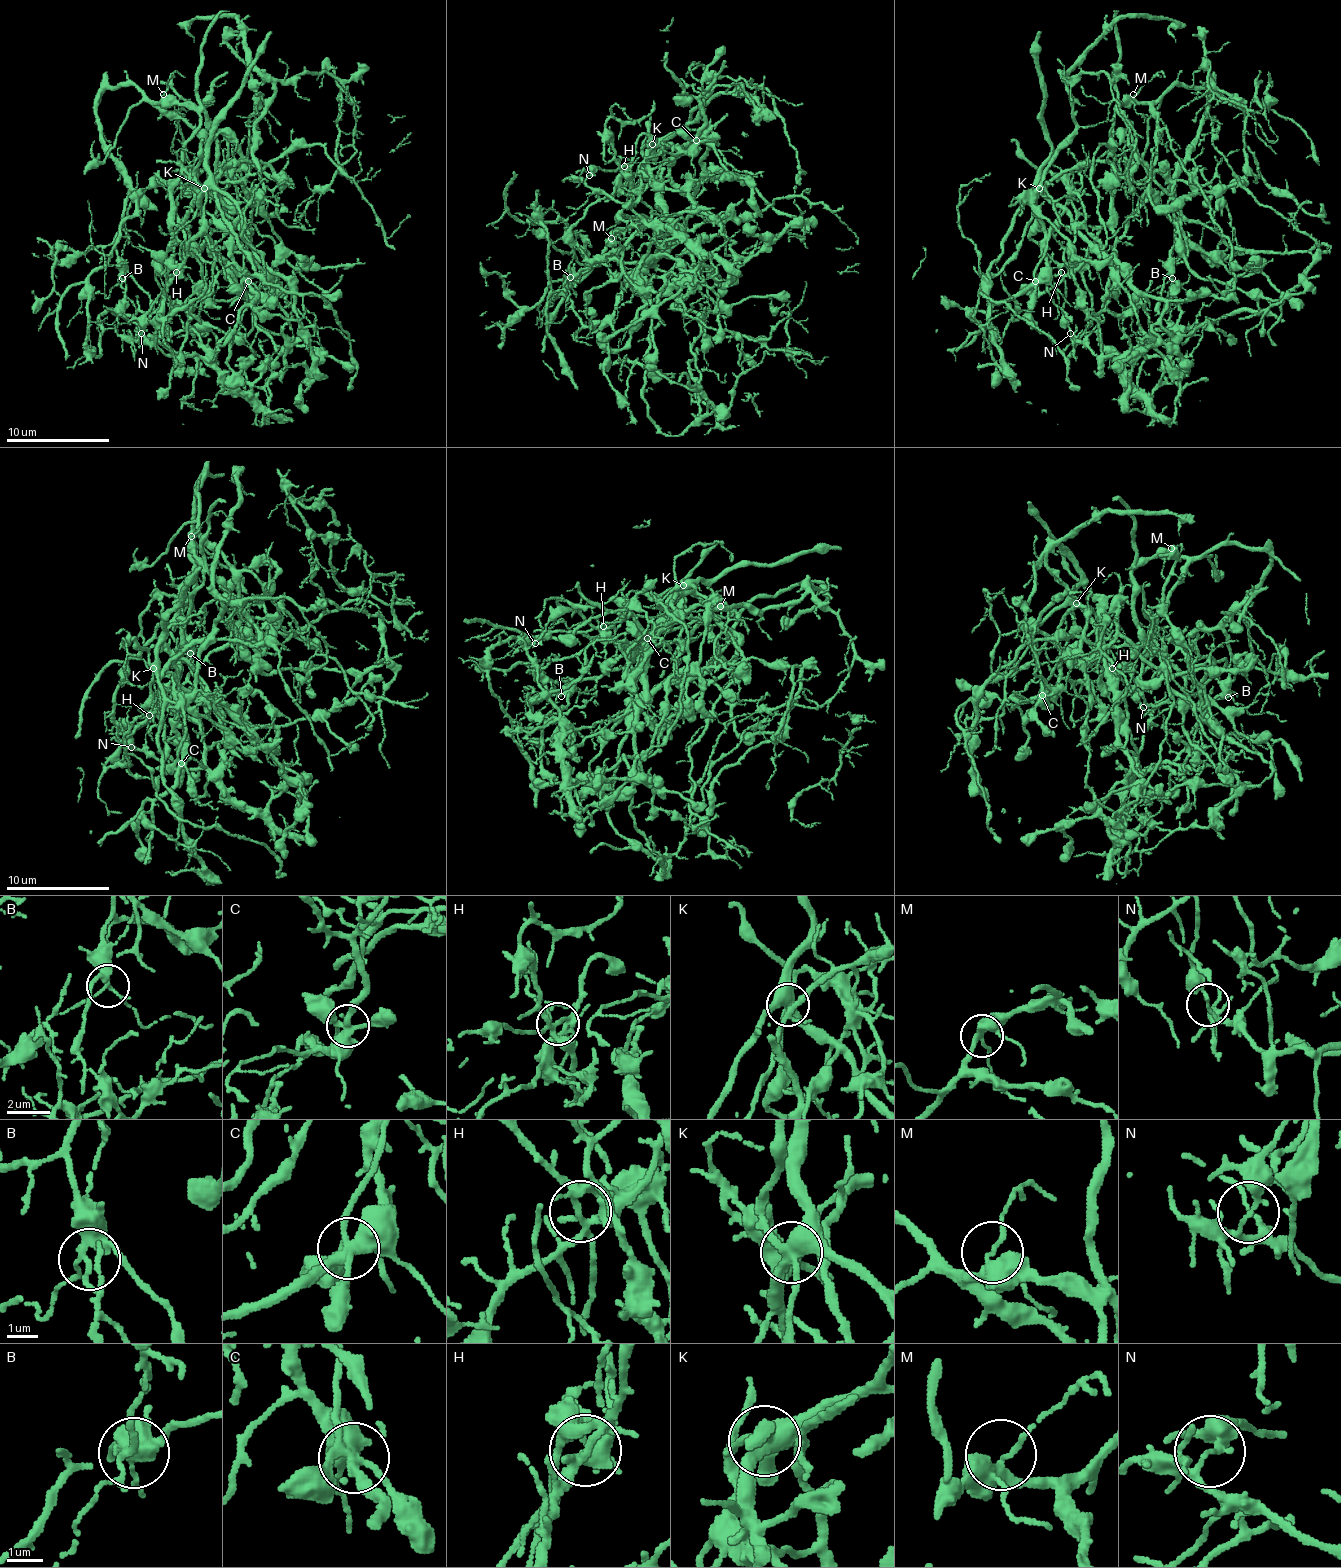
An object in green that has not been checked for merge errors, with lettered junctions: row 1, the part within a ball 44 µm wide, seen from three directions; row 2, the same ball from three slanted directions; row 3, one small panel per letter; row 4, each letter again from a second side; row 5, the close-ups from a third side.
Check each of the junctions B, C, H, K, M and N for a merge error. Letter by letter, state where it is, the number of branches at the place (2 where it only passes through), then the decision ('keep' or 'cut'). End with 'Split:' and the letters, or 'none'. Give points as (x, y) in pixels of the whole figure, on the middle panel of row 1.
B: at (570, 277); 3 branches meet; keep
C: at (696, 140); 5 branches meet; cut
H: at (624, 166); 6 branches meet; cut
K: at (652, 144); 5 branches meet; cut
M: at (611, 238); 3 branches meet; keep
N: at (589, 175); 3 branches meet; cut
Split: C, H, K, N

